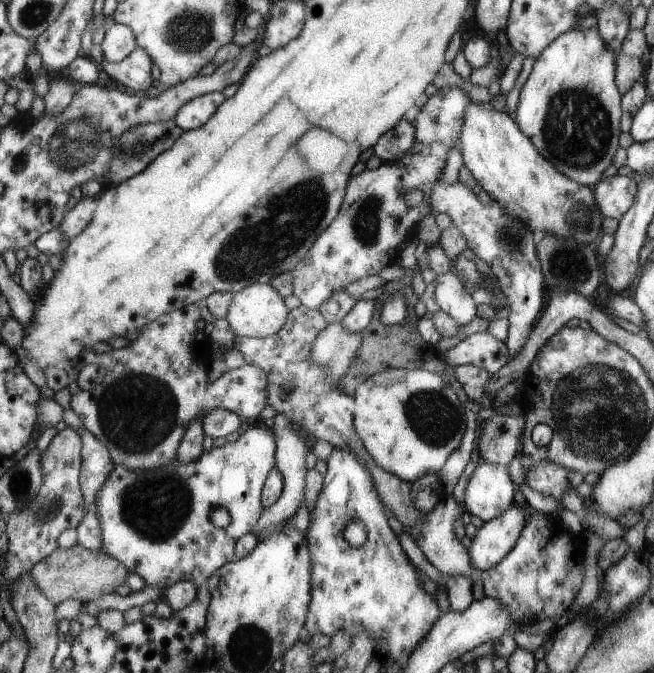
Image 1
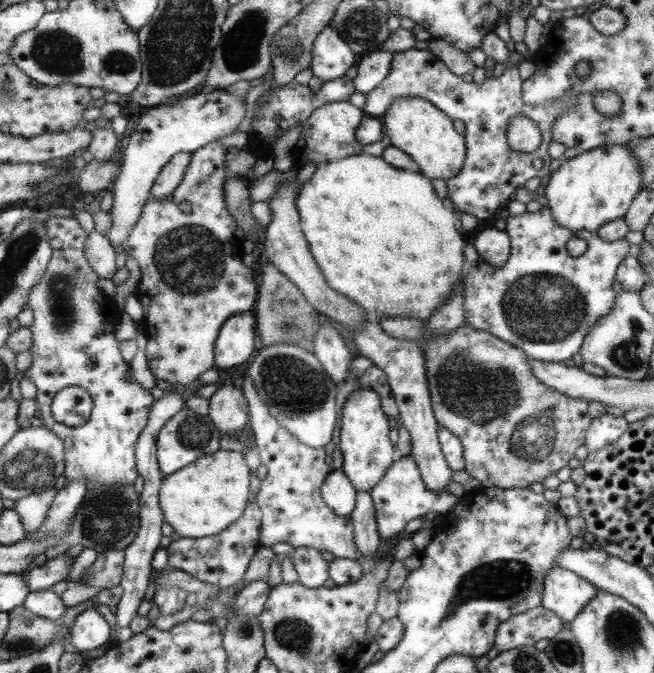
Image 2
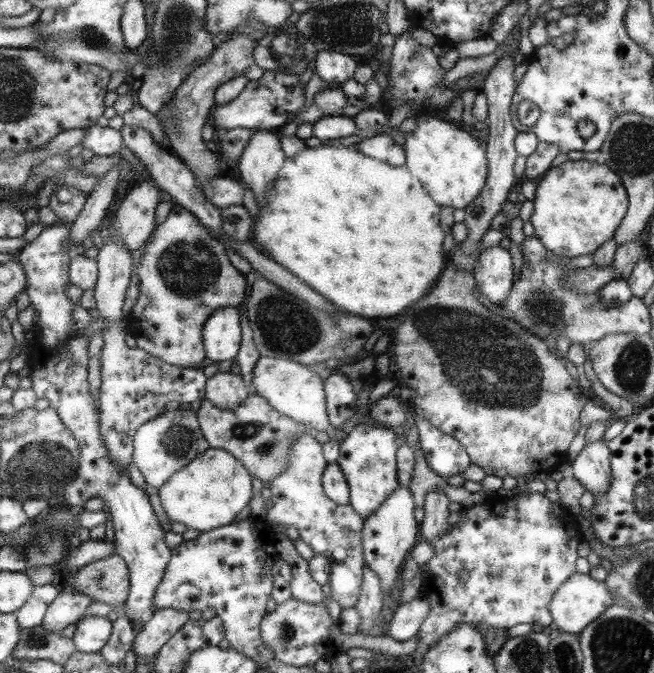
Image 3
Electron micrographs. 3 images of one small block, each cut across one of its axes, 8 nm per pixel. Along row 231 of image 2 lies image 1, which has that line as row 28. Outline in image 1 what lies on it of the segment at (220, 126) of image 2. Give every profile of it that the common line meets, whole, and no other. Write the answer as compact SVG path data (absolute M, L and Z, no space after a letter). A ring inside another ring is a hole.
M111 21L100 46L105 61L122 62L137 48L136 36L128 26Z

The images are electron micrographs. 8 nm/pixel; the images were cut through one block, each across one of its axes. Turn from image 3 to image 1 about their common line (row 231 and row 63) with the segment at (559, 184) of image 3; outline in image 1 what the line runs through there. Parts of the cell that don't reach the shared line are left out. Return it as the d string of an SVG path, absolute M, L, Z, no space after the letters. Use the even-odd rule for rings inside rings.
M581 26L572 28L564 34L560 34L560 37L556 38L554 42L538 58L532 68L532 74L528 78L526 84L520 92L520 102L518 102L518 108L516 108L516 122L519 124L520 130L524 131L524 134L528 135L528 138L532 139L532 144L538 148L538 150L544 155L544 158L548 159L548 162L552 163L552 166L556 167L556 170L560 171L560 174L568 176L574 182L584 184L584 186L594 187L594 184L600 178L602 170L612 162L614 152L617 152L618 148L618 136L620 136L620 91L616 84L616 52L614 50L608 50L608 44L604 42L604 38L600 38L598 34L599 28L588 28L586 32L583 31Z

